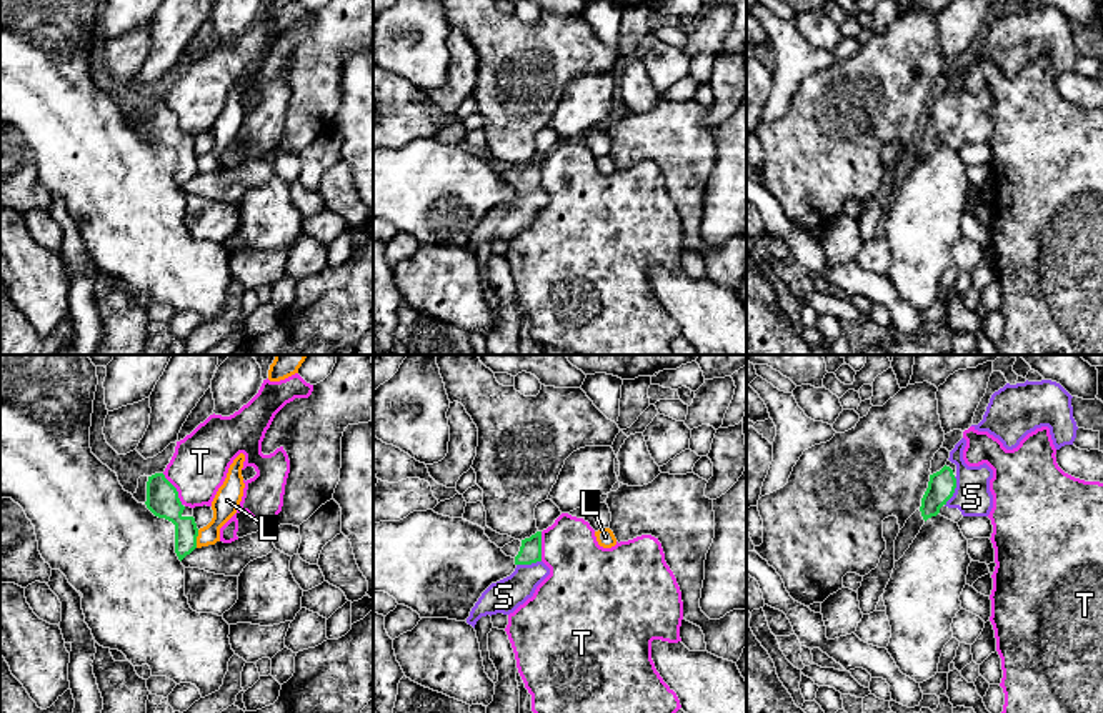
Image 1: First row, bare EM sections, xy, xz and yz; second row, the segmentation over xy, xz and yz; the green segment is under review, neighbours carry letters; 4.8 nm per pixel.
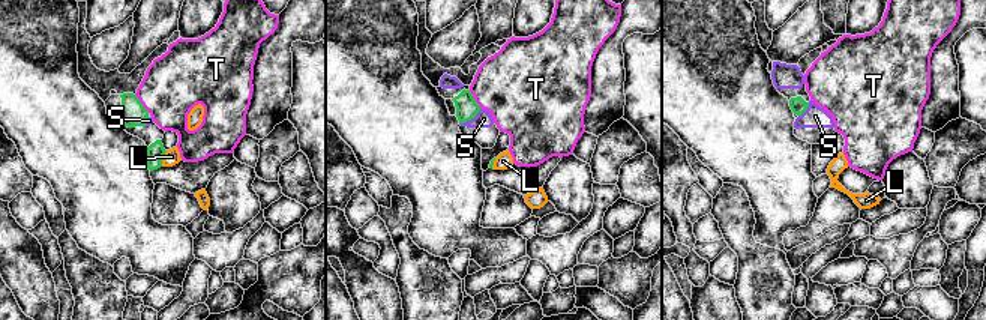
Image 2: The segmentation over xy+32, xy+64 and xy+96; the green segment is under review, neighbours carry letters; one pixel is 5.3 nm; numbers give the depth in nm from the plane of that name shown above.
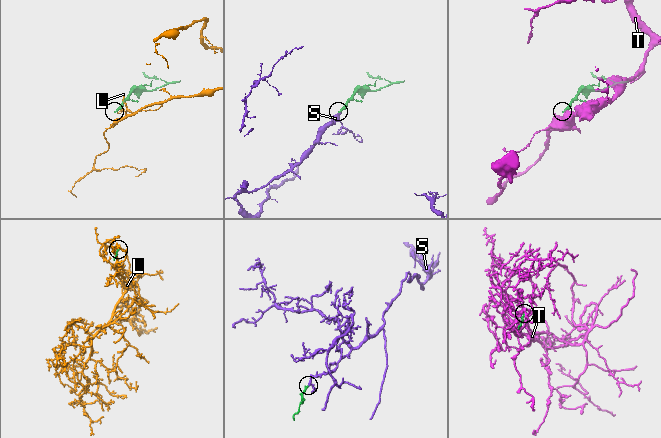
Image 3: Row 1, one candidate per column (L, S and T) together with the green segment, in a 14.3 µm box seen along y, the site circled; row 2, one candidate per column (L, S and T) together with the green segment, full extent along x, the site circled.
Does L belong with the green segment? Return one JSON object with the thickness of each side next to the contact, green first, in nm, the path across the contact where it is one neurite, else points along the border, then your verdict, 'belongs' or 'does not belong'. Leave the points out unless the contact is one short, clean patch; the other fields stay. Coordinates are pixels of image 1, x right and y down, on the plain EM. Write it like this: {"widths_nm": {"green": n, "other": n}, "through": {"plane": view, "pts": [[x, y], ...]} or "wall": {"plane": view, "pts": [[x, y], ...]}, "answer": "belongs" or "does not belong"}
{"widths_nm": {"green": 160, "other": 130}, "wall": {"plane": "xy", "pts": [[199, 157], [195, 174]]}, "answer": "does not belong"}

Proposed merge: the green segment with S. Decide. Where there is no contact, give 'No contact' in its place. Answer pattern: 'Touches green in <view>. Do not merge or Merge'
Touches green in yz. Merge

